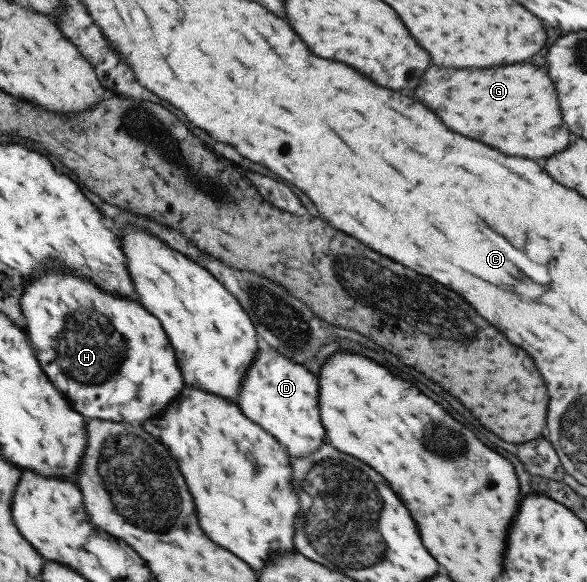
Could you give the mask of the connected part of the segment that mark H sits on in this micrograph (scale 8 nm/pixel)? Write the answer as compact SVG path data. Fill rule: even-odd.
M52 259L44 261L44 268L44 274L26 281L26 291L22 295L22 312L28 320L26 331L31 346L36 350L37 356L40 356L44 372L52 376L56 388L60 388L72 400L74 408L86 418L144 422L152 416L160 416L184 388L182 370L176 360L177 354L160 319L138 299L104 292L92 280L78 273L66 272L60 265L54 265Z

